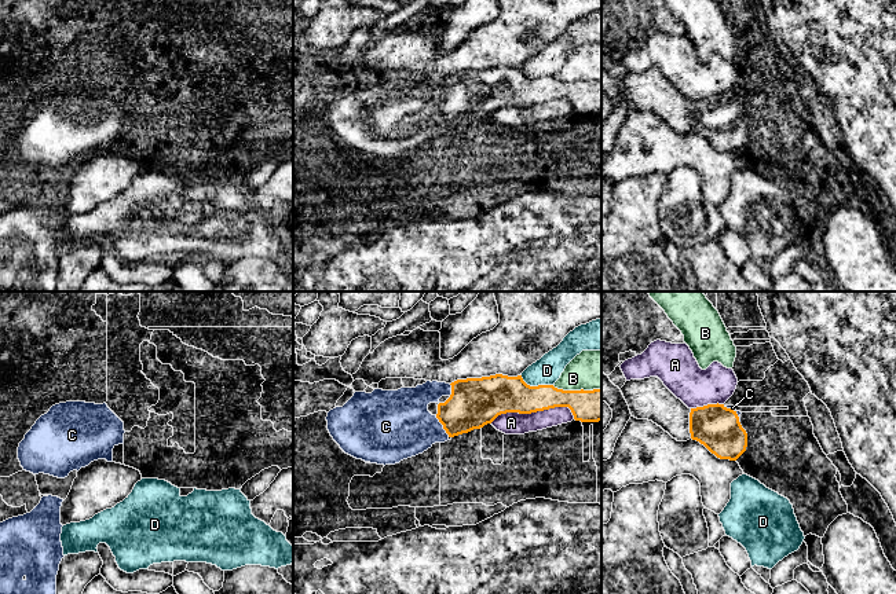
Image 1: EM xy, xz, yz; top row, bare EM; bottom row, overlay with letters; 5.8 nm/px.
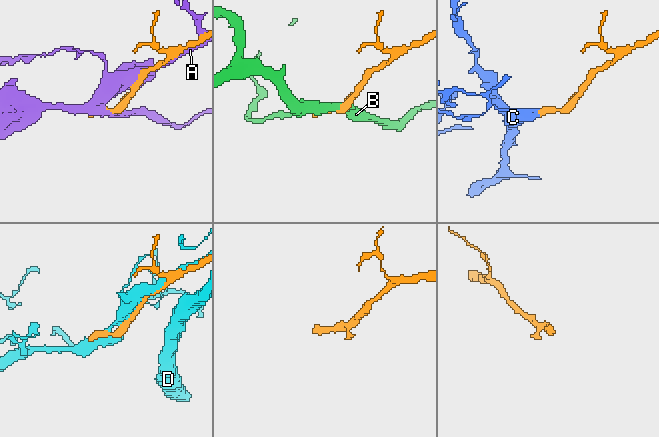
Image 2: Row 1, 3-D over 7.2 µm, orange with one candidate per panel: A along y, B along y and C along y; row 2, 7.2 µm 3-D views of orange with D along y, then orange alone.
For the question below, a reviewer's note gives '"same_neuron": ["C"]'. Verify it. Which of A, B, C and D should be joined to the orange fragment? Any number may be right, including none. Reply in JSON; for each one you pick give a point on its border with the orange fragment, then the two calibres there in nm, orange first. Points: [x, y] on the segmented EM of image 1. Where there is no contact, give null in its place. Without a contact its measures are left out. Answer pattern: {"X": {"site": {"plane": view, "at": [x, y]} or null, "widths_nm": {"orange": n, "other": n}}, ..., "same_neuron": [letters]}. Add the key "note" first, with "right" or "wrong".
{"note": "right", "C": {"site": {"plane": "xz", "at": [443, 426]}, "widths_nm": {"orange": 280, "other": 380}}, "same_neuron": ["C"]}

